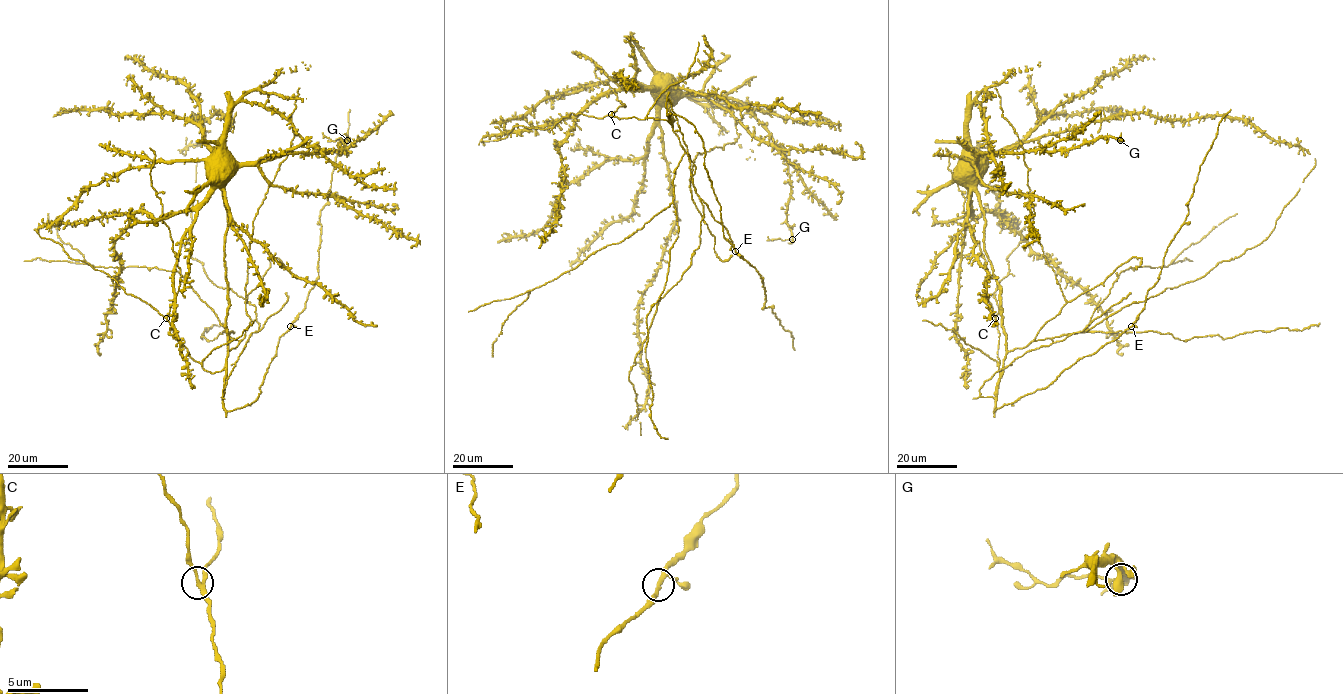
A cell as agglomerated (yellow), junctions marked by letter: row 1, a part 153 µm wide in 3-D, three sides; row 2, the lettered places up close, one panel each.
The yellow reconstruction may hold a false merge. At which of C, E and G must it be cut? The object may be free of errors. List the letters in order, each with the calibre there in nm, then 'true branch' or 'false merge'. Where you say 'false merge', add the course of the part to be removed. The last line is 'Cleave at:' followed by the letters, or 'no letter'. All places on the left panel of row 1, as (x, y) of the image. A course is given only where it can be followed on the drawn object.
C: 200 nm | true branch
E: 200 nm | true branch
G: 200 nm | false merge | (347, 140), (332, 141), (322, 132)
Cleave at: G

